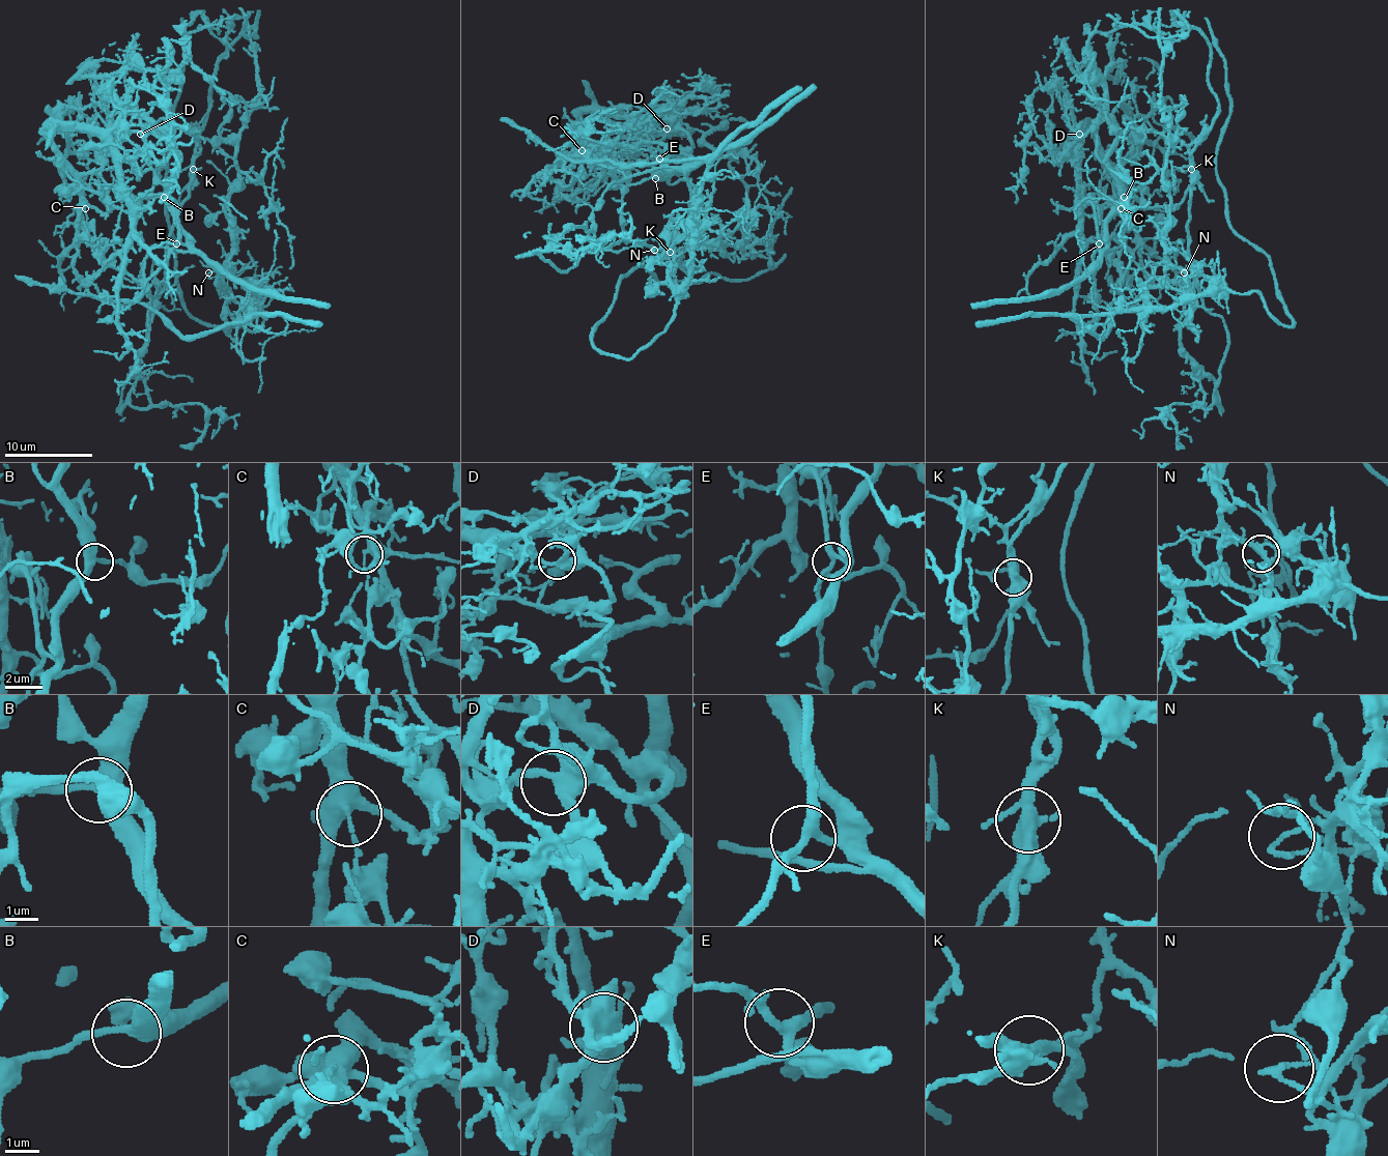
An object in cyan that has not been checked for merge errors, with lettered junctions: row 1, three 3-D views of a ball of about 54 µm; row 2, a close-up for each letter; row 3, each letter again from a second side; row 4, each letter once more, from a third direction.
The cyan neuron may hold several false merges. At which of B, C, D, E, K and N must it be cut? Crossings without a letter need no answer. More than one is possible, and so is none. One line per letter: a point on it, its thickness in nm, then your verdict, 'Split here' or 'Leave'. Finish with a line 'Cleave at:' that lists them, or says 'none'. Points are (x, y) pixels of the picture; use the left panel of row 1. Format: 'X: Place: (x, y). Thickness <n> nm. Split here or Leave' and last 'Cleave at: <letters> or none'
B: Place: (164, 197). Thickness 380 nm. Leave
C: Place: (85, 208). Thickness 360 nm. Split here
D: Place: (140, 134). Thickness 400 nm. Leave
E: Place: (176, 243). Thickness 280 nm. Leave
K: Place: (193, 169). Thickness 420 nm. Split here
N: Place: (208, 272). Thickness 90 nm. Split here
Cleave at: C, K, N

